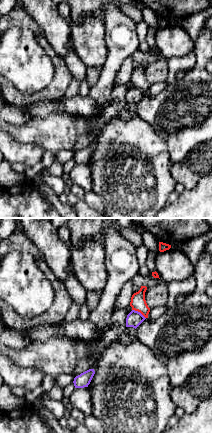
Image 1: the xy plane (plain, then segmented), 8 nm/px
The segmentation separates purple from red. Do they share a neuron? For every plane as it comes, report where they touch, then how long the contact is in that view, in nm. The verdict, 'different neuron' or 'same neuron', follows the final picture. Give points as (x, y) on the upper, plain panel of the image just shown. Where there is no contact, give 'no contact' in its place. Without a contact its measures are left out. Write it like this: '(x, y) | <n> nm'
(139, 88) | 130 nm

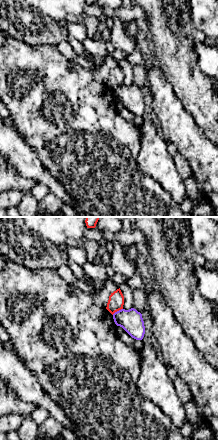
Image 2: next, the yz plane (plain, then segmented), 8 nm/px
(117, 87) | 100 nm

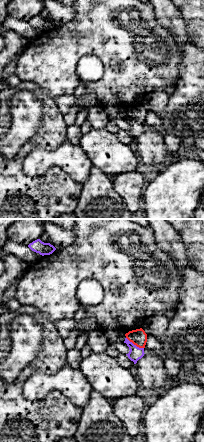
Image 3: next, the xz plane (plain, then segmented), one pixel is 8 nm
(135, 121) | 170 nm

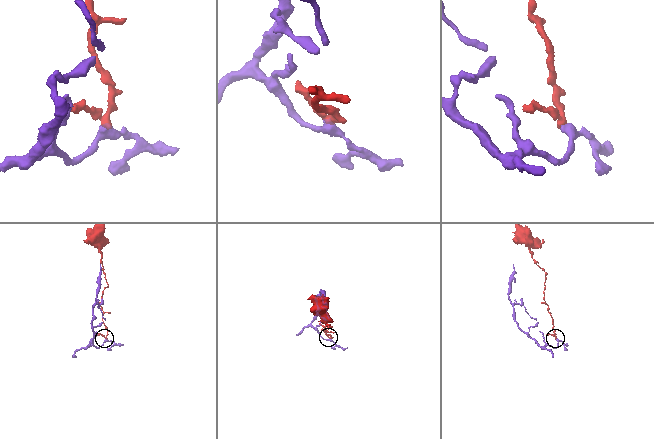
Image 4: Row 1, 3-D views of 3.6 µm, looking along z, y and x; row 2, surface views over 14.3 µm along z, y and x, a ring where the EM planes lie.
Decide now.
different neuron

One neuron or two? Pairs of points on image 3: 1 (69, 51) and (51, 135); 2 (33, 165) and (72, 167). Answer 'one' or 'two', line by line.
1: two
2: one

